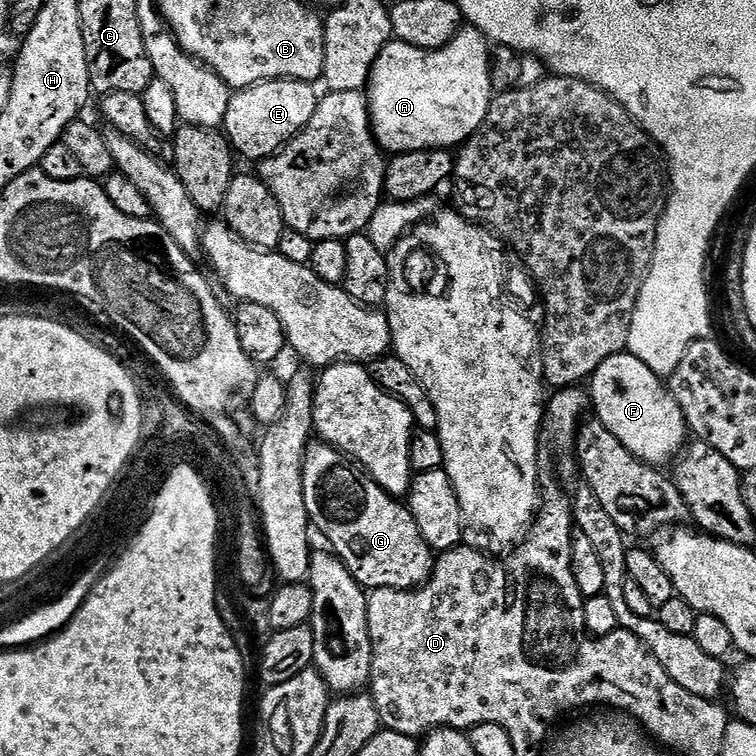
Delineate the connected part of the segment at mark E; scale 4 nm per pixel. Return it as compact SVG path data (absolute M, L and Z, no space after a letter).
M267 80L249 88L233 91L228 97L224 118L223 135L227 136L228 143L237 157L245 156L248 160L263 162L269 156L276 155L285 144L289 144L295 136L314 118L314 110L318 103L315 87L301 80Z

